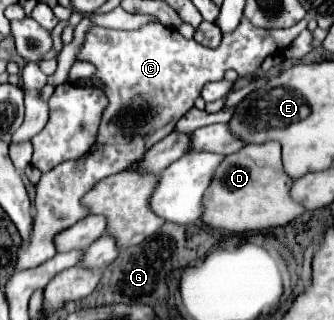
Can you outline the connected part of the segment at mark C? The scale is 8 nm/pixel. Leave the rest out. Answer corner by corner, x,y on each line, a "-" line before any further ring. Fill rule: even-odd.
242,19
234,31
224,33
218,49
202,47
192,39
184,39
176,29
168,29
158,23
136,31
92,27
78,59
86,59
96,65
94,79
102,79
106,83
104,93
110,105
102,115
92,153
88,153
86,159
60,163
52,171
44,173
36,183
32,235
24,247
18,247
16,271
32,269
52,259
56,253
52,243
54,235
88,215
80,199
100,179
126,171
154,143
172,133
176,121
194,105
208,81
220,81
228,69
238,71
242,77
254,75
266,57
286,49
300,35
300,31
306,29
306,25
308,21
302,19
292,29
262,29
248,23
248,19

